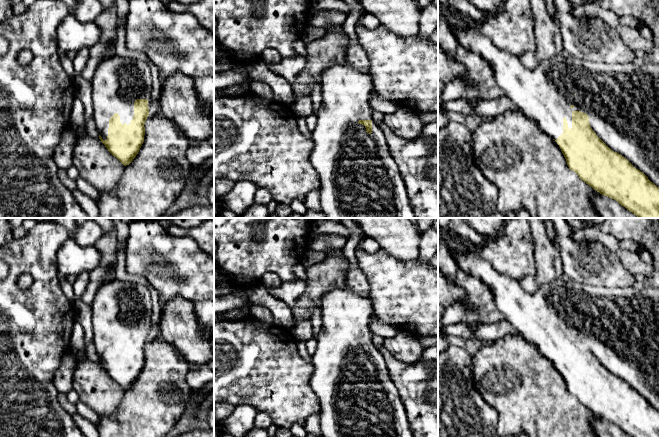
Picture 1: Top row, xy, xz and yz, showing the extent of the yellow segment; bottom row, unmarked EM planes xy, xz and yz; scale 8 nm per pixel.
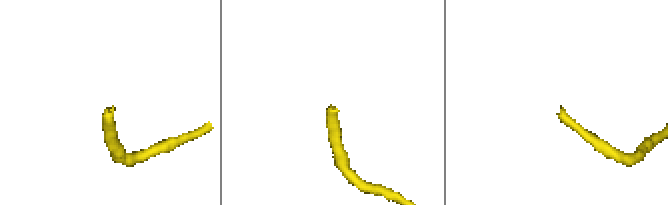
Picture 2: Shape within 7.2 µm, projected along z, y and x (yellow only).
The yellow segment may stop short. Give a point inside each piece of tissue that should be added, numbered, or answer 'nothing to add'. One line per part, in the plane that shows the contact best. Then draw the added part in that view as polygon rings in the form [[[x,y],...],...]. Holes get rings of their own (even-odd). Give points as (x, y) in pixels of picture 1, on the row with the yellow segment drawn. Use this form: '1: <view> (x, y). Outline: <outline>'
1: yz (621, 100). Outline: [[[452,11],[448,24],[459,46],[480,54],[491,64],[504,96],[534,120],[545,134],[556,140],[563,133],[564,117],[571,129],[572,112],[586,113],[596,135],[659,187],[659,64],[649,61],[640,66],[633,62],[606,64],[560,54],[530,70],[519,57],[500,50],[488,37],[472,28],[457,11]]]

